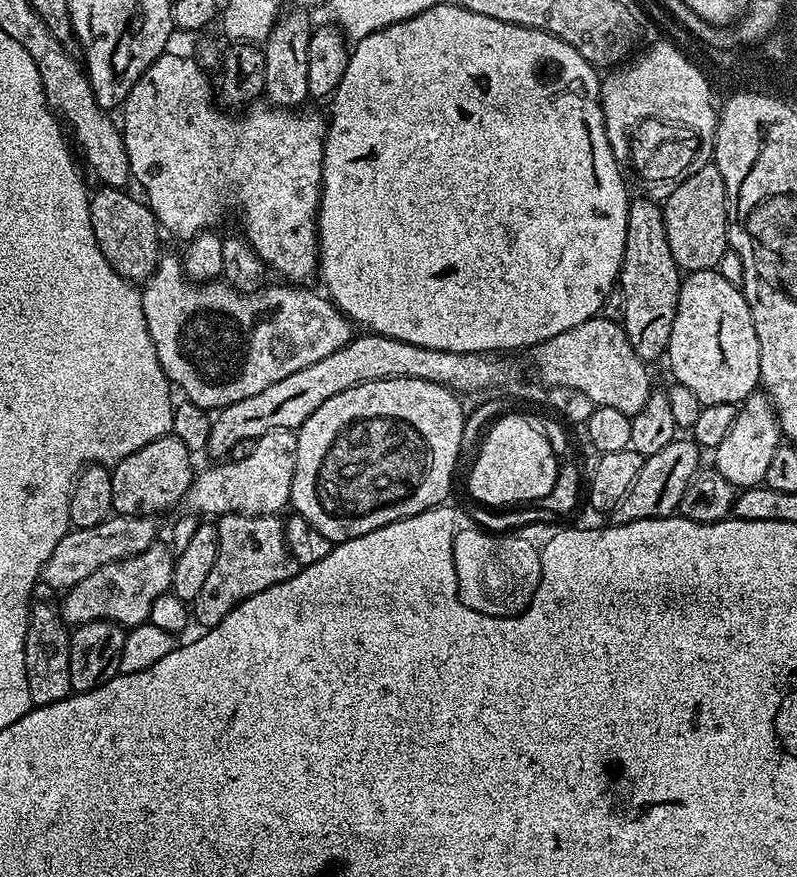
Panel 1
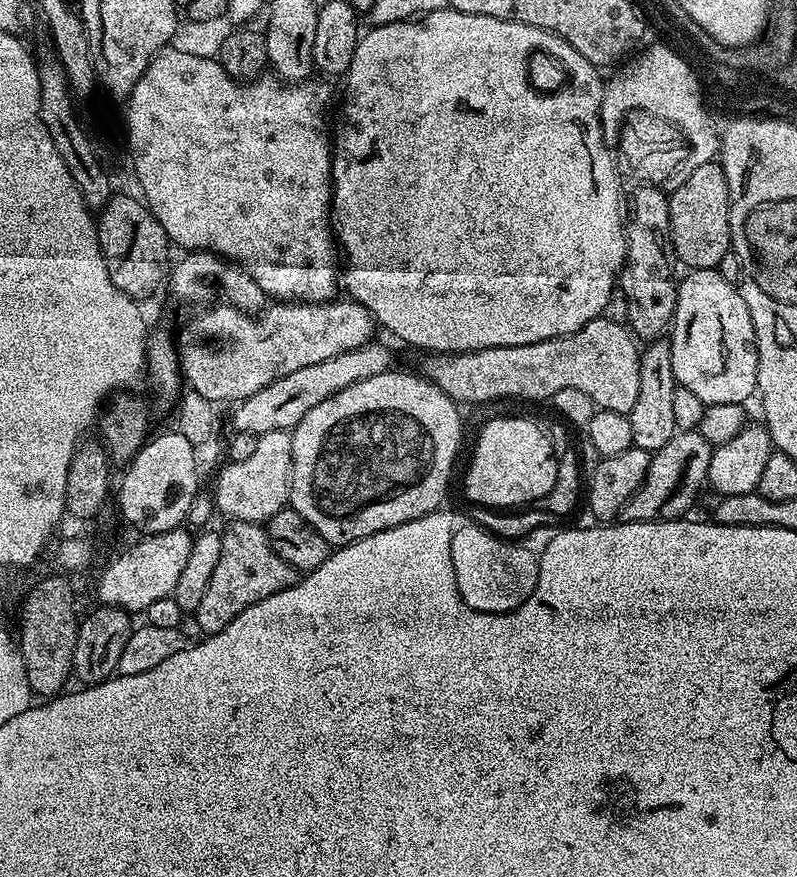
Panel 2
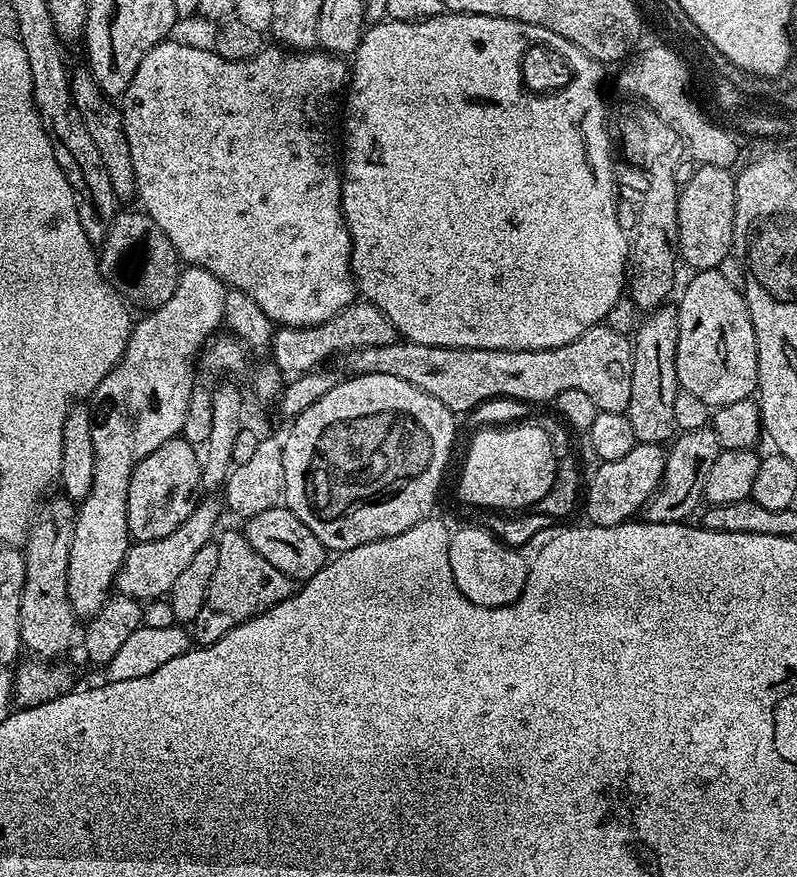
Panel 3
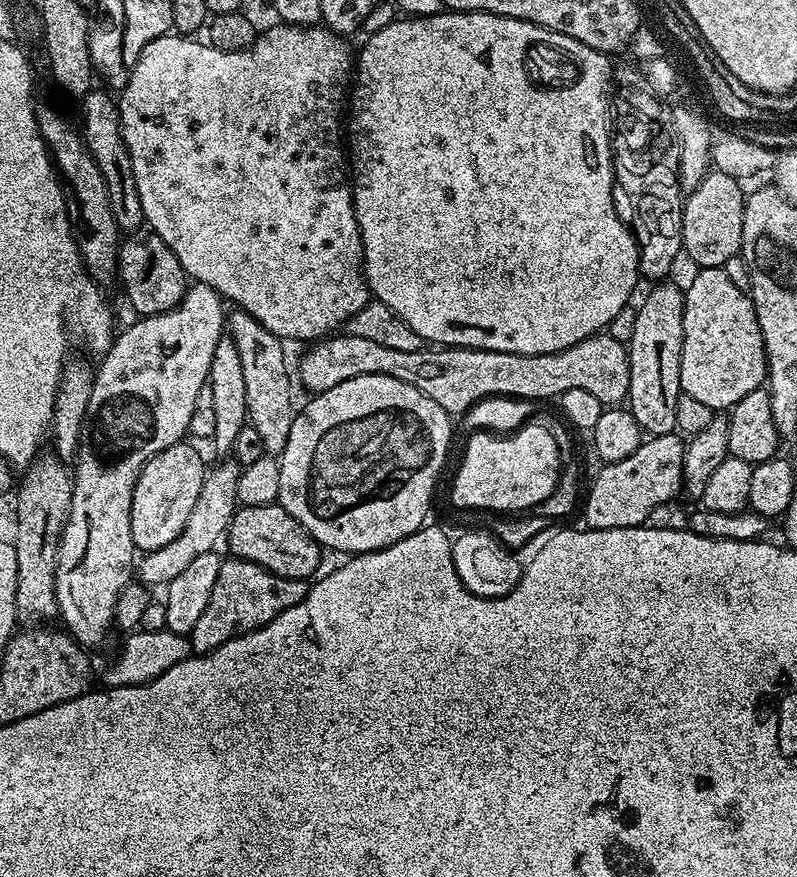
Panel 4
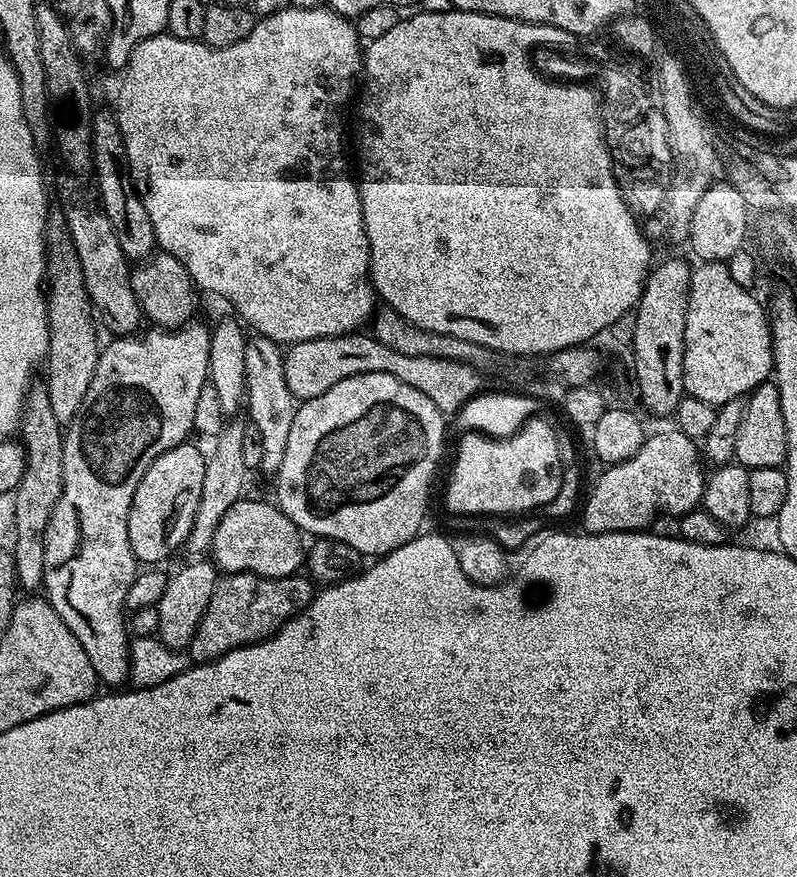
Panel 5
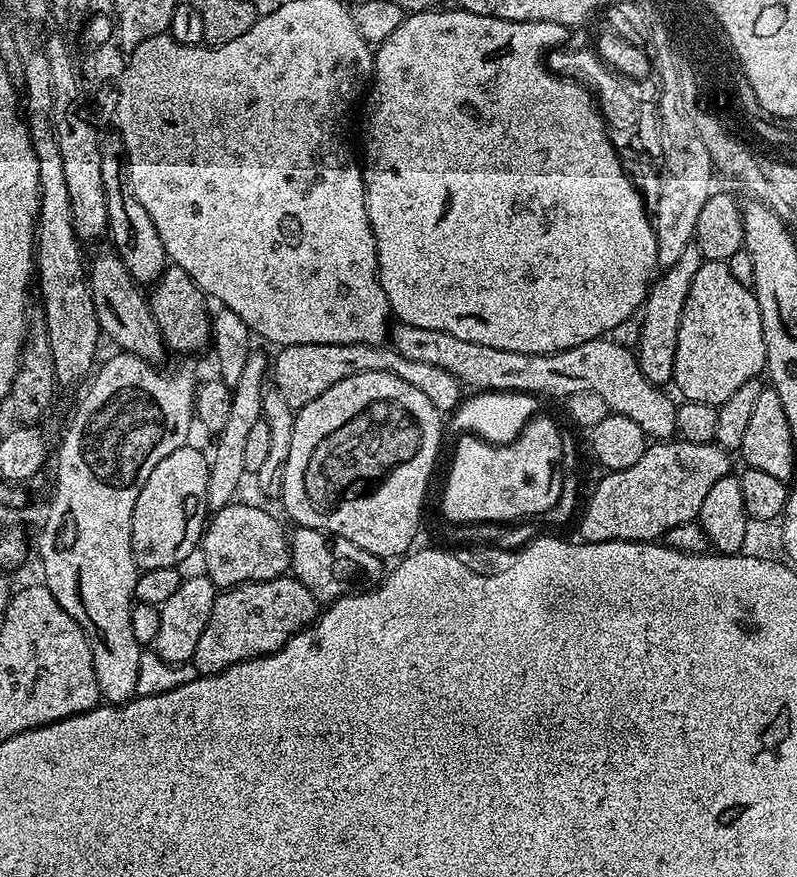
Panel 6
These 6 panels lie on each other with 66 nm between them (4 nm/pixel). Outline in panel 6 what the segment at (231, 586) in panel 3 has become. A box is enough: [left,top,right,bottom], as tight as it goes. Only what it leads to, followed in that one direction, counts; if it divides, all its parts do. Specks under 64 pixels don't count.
[190,574,318,676]

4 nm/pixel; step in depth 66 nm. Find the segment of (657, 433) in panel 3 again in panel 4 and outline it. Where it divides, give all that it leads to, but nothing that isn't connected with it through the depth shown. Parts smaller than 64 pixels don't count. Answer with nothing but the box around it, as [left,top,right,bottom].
[626,282,685,437]

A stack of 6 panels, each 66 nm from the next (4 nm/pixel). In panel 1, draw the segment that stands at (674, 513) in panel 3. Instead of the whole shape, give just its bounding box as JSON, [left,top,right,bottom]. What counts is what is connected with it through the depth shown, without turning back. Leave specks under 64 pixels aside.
[611,438,702,524]

